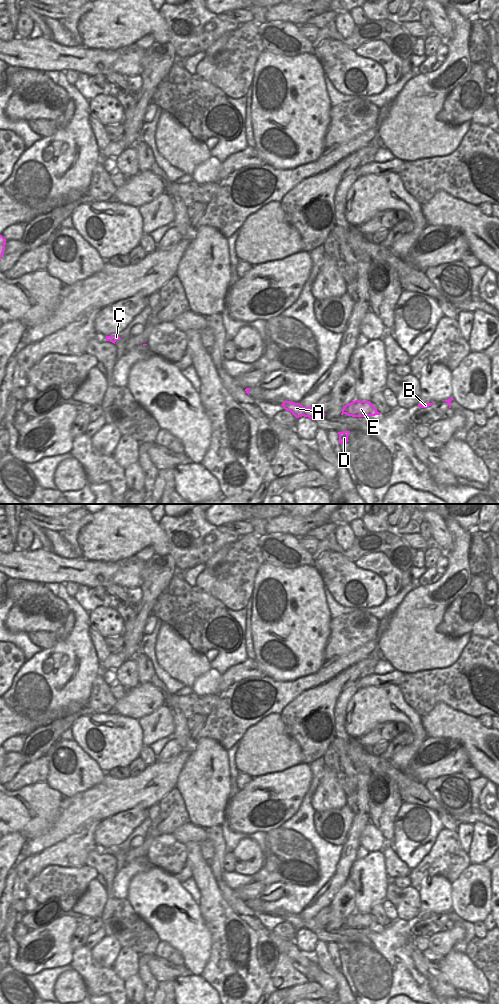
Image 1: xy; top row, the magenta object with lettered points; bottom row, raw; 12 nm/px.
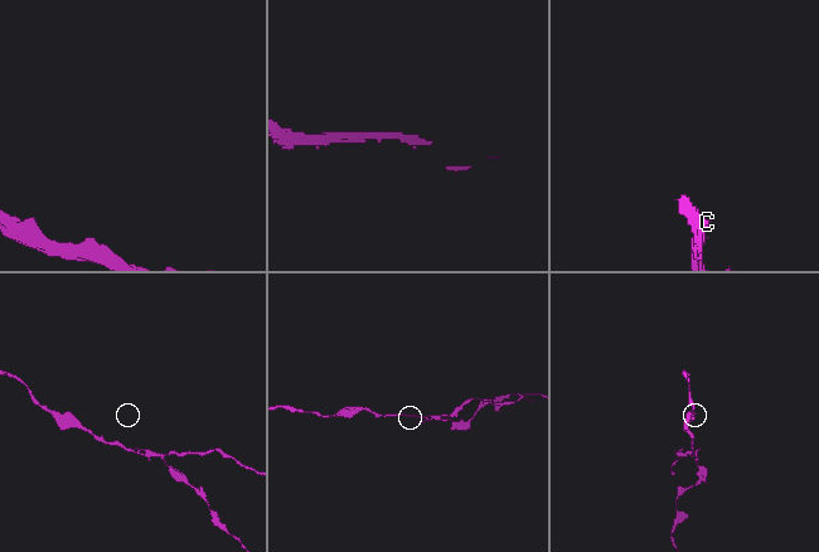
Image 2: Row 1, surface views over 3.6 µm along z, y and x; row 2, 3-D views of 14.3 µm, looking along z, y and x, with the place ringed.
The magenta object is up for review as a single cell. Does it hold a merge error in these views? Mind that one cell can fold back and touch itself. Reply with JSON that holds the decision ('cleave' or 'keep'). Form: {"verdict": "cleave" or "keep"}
{"verdict": "cleave"}

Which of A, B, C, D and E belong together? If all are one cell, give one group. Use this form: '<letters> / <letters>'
A B C E / D

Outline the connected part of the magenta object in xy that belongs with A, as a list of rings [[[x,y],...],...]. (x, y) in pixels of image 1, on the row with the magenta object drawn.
[[[284,401],[281,405],[285,410],[290,411],[296,418],[304,416],[315,421],[317,417],[325,417],[325,413],[319,413],[314,407],[303,407],[300,403]]]

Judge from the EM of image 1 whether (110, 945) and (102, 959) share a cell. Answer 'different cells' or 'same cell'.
same cell

